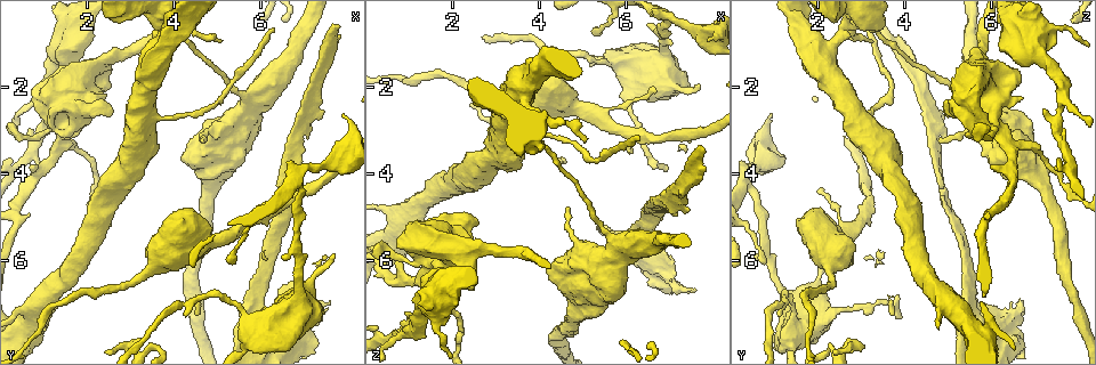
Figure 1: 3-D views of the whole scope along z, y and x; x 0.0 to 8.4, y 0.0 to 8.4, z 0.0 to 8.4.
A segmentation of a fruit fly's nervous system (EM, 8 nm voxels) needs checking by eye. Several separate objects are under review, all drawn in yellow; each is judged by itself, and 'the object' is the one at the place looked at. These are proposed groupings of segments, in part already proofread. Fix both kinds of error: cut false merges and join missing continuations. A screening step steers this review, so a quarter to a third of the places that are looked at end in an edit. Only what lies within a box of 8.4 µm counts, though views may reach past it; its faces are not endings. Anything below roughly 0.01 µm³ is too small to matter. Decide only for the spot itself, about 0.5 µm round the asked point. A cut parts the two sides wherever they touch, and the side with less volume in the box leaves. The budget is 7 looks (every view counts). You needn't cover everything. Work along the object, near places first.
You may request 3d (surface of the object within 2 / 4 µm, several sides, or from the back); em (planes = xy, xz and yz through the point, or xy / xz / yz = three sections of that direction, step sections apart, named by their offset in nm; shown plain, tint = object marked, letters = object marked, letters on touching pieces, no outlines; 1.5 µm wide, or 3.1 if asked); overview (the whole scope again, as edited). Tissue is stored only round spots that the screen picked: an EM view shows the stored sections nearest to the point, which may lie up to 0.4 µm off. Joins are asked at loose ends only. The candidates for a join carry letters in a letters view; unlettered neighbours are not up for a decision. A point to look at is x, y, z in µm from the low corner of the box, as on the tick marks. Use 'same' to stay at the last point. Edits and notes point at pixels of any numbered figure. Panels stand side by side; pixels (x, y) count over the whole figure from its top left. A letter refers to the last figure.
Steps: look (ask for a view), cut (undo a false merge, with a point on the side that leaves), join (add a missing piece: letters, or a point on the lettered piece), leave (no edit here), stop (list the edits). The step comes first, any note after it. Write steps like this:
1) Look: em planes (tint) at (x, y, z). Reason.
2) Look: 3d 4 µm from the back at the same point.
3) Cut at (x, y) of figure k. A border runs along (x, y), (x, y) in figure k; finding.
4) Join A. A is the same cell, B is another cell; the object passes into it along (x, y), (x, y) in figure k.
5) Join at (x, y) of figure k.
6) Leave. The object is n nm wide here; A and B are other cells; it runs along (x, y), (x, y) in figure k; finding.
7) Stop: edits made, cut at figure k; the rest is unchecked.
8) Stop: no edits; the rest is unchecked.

Look: em xz step 4 (letters) at (6.35, 0.75, 3.20). Long arm stops here.

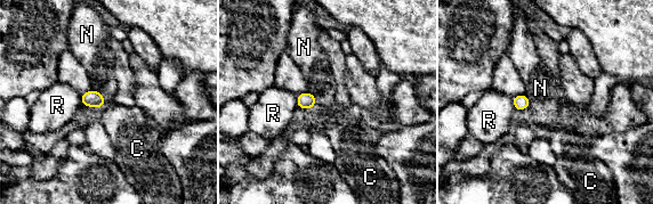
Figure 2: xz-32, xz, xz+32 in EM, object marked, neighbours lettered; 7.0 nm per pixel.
Look: em planes (letters) at the same point.

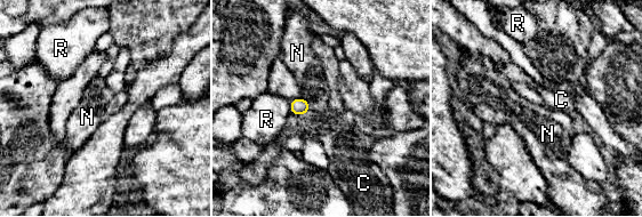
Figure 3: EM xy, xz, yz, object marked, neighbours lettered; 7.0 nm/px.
Leave. C, N and R are other cells; a border runs along (301, 97), (309, 103), (306, 114) in figure 3; none of them fits.

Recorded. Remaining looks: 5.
Look: 3d 4 µm at (3.90, 0.55, 3.25).

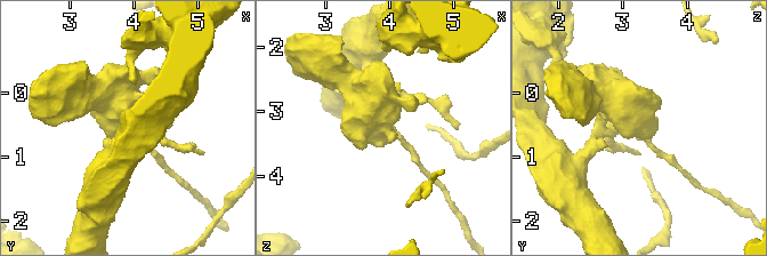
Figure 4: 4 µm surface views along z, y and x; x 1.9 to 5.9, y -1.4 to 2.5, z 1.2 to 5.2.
Look: em planes (tint) at (3.90, 0.55, 3.25).

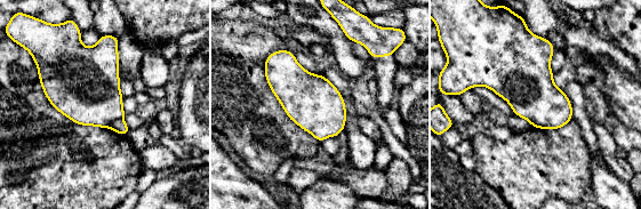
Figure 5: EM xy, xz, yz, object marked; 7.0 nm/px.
Look: em planes (letters) at the same point. What lies round it.

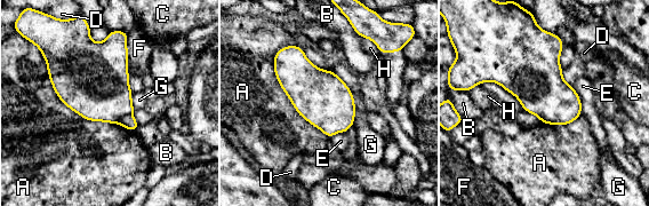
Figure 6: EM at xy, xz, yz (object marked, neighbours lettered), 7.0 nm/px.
Cut at (129, 123) of figure 6. The object is 360 nm wide here; A, B, C, D, E, F, G and H are other cells; a border runs along (131, 113), (128, 113), (118, 123) in figure 6; two cells meet here.

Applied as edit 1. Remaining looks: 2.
Stop: edits made, cut at figure 6; the rest is unchecked.

